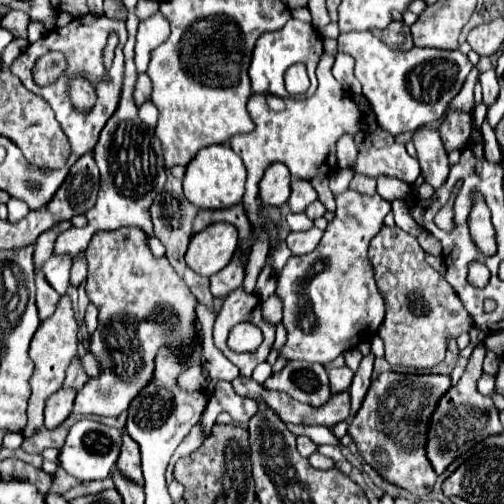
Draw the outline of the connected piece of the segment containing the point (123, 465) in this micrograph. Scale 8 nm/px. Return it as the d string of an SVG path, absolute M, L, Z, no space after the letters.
M123 434L123 446L121 446L121 456L117 460L117 468L127 480L131 480L139 486L143 484L141 462L139 462L139 446L127 434Z

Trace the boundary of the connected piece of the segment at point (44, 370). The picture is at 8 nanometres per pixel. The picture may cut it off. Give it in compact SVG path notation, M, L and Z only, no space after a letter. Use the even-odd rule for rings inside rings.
M61 296L59 298L59 306L55 308L53 316L49 320L43 320L39 330L35 332L35 336L31 338L31 346L29 346L29 356L35 362L35 370L31 376L31 398L29 398L29 408L27 408L27 428L23 430L23 436L29 438L31 434L35 434L41 426L43 426L43 410L45 410L45 402L47 398L59 390L63 386L63 378L65 378L65 370L71 364L71 360L77 354L77 320L75 320L75 310L73 304L69 300L69 296Z

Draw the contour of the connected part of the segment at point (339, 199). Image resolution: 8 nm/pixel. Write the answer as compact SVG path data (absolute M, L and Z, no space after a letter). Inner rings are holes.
M353 190L335 196L335 202L335 218L327 224L319 246L311 254L291 256L277 276L277 294L283 300L283 324L287 328L287 342L279 354L283 354L287 360L327 364L341 352L355 348L355 344L369 342L377 334L385 316L385 304L373 280L367 248L371 238L381 230L383 218L391 212L391 202L383 200L379 194L367 196Z

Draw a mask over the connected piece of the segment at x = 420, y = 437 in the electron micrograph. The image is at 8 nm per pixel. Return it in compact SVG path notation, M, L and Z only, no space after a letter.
M383 372L371 384L363 406L349 424L349 436L355 440L363 460L383 480L415 496L427 496L437 480L437 474L425 456L425 434L435 404L449 390L449 386L449 376Z

